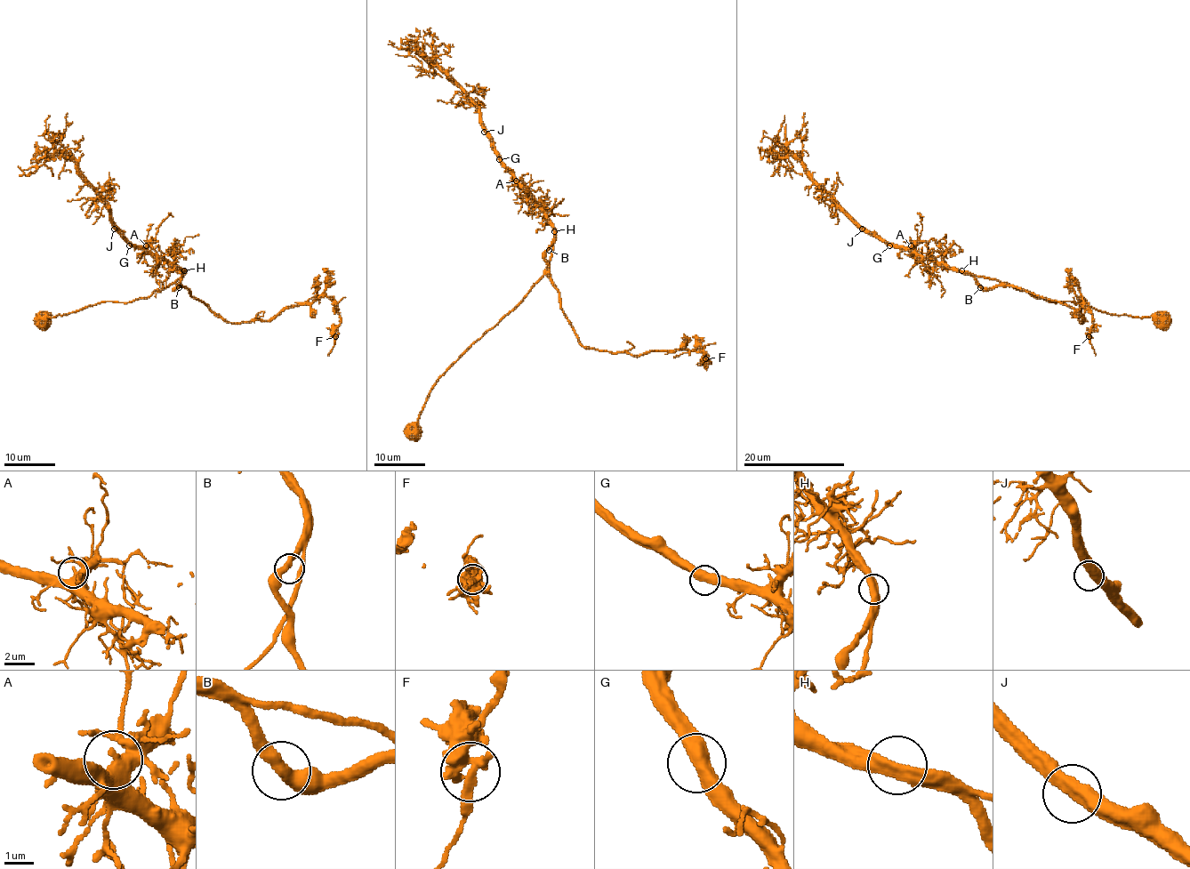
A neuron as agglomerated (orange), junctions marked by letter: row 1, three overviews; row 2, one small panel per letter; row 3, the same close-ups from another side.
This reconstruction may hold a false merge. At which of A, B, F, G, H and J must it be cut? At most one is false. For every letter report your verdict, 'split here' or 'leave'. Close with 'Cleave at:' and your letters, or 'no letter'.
A: leave
B: leave
F: leave
G: leave
H: leave
J: leave
Cleave at: no letter

